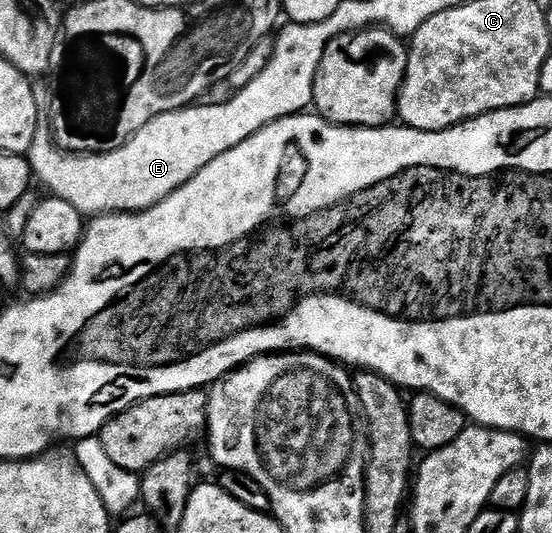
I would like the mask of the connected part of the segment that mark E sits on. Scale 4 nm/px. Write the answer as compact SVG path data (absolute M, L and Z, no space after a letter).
M288 23L275 34L276 46L268 57L268 62L233 95L229 101L221 105L204 105L193 103L186 109L170 111L166 115L158 115L131 137L122 147L105 153L70 153L56 143L51 128L41 123L34 135L34 143L30 143L28 166L32 169L33 178L48 188L47 192L54 197L61 197L70 207L84 214L85 218L102 217L106 213L140 213L143 209L162 203L178 187L190 183L202 167L206 167L218 155L238 147L246 139L250 139L262 127L274 123L283 117L292 117L295 113L303 113L312 105L314 99L314 79L306 76L306 23Z

